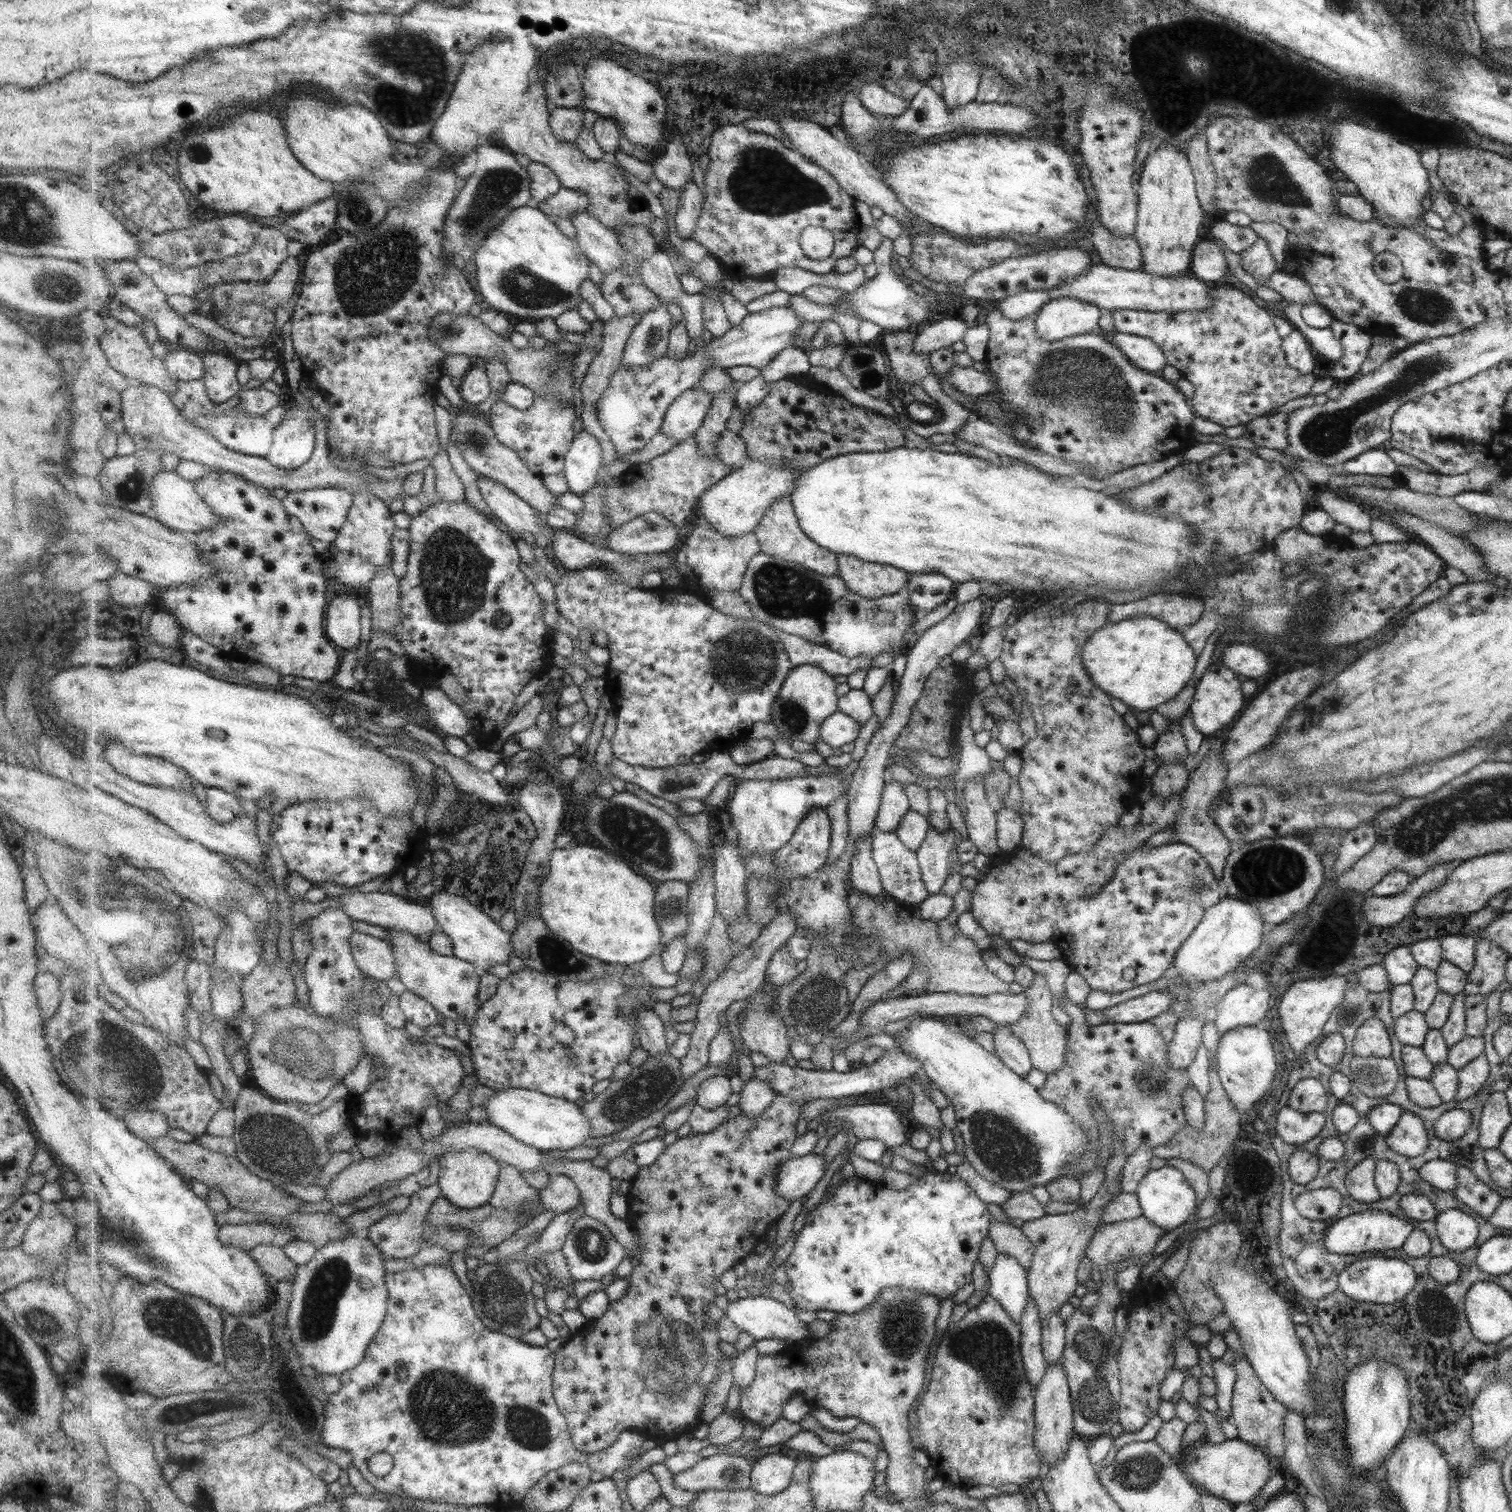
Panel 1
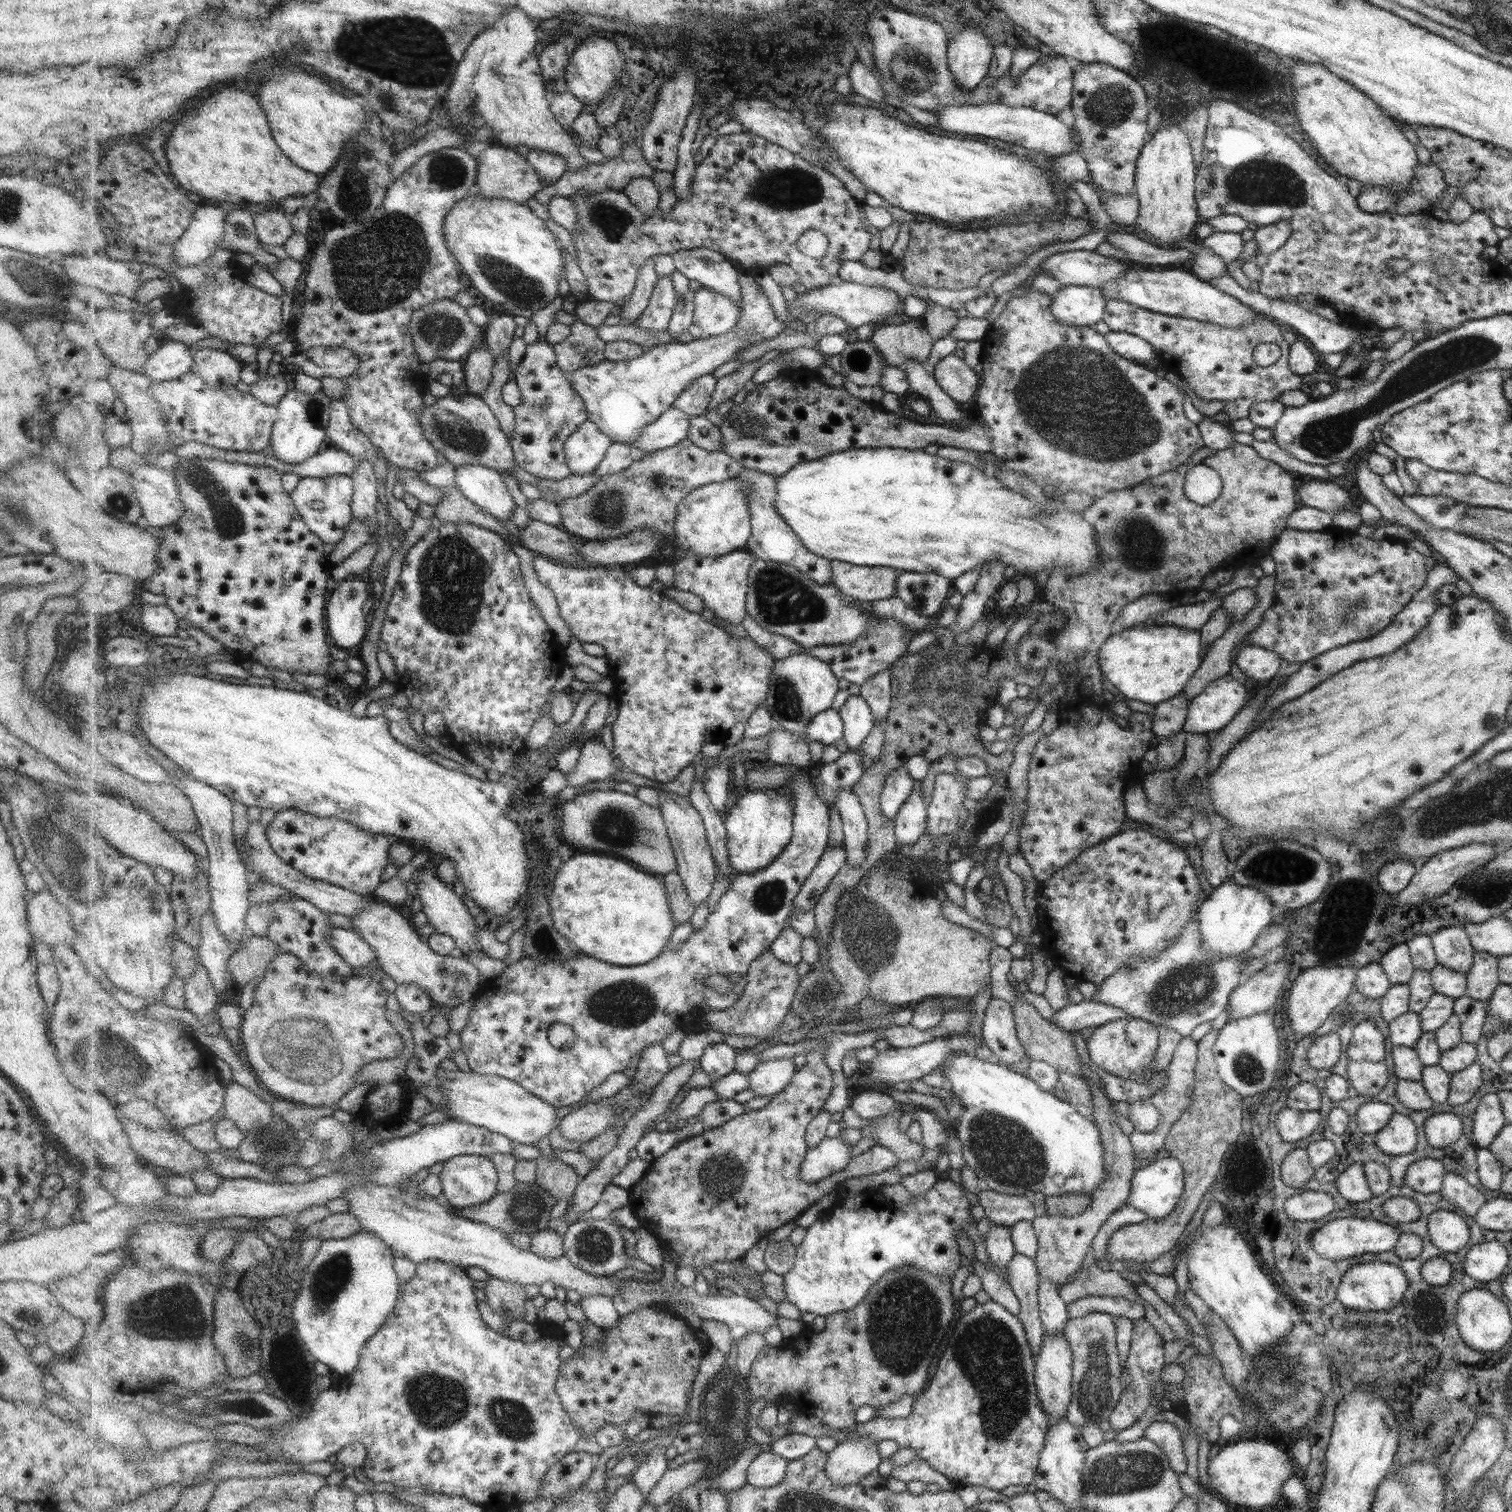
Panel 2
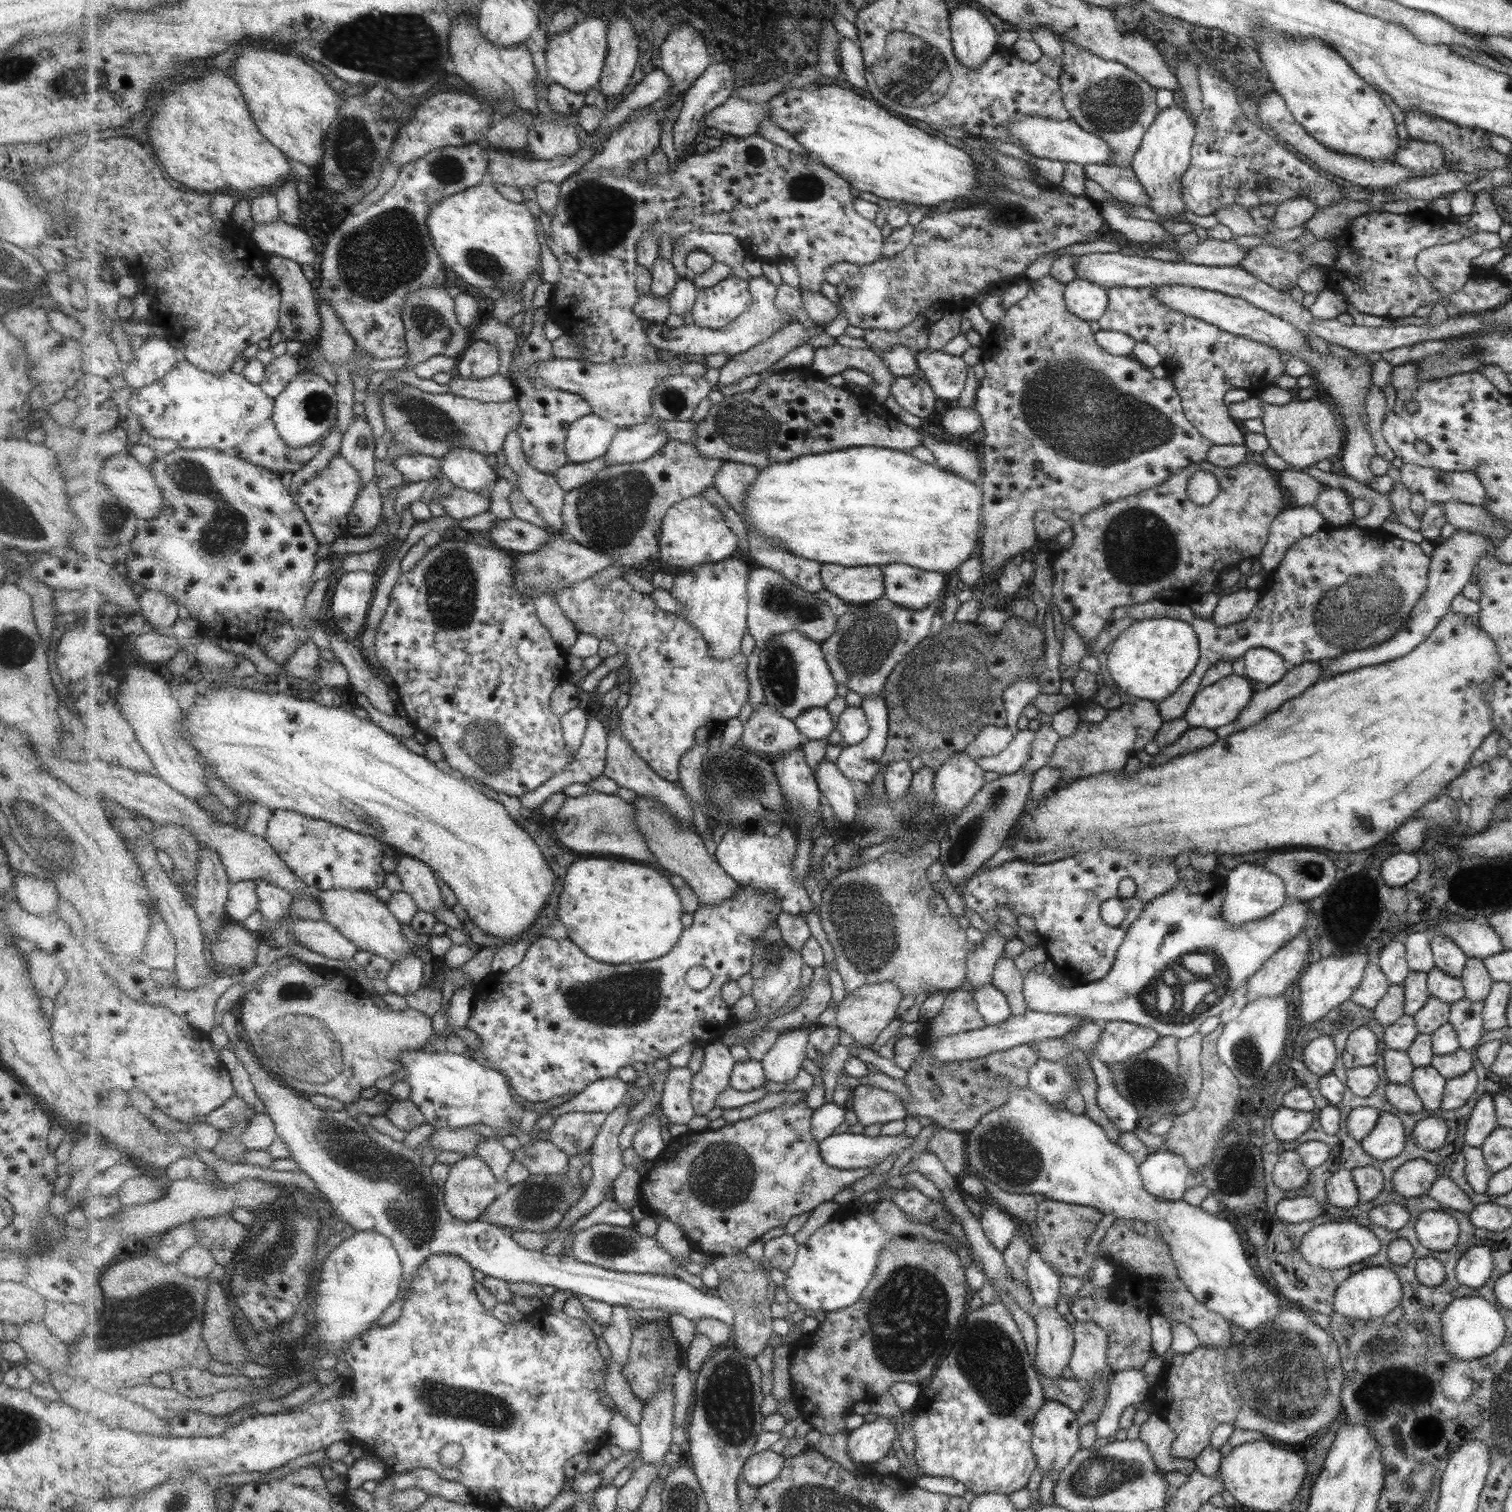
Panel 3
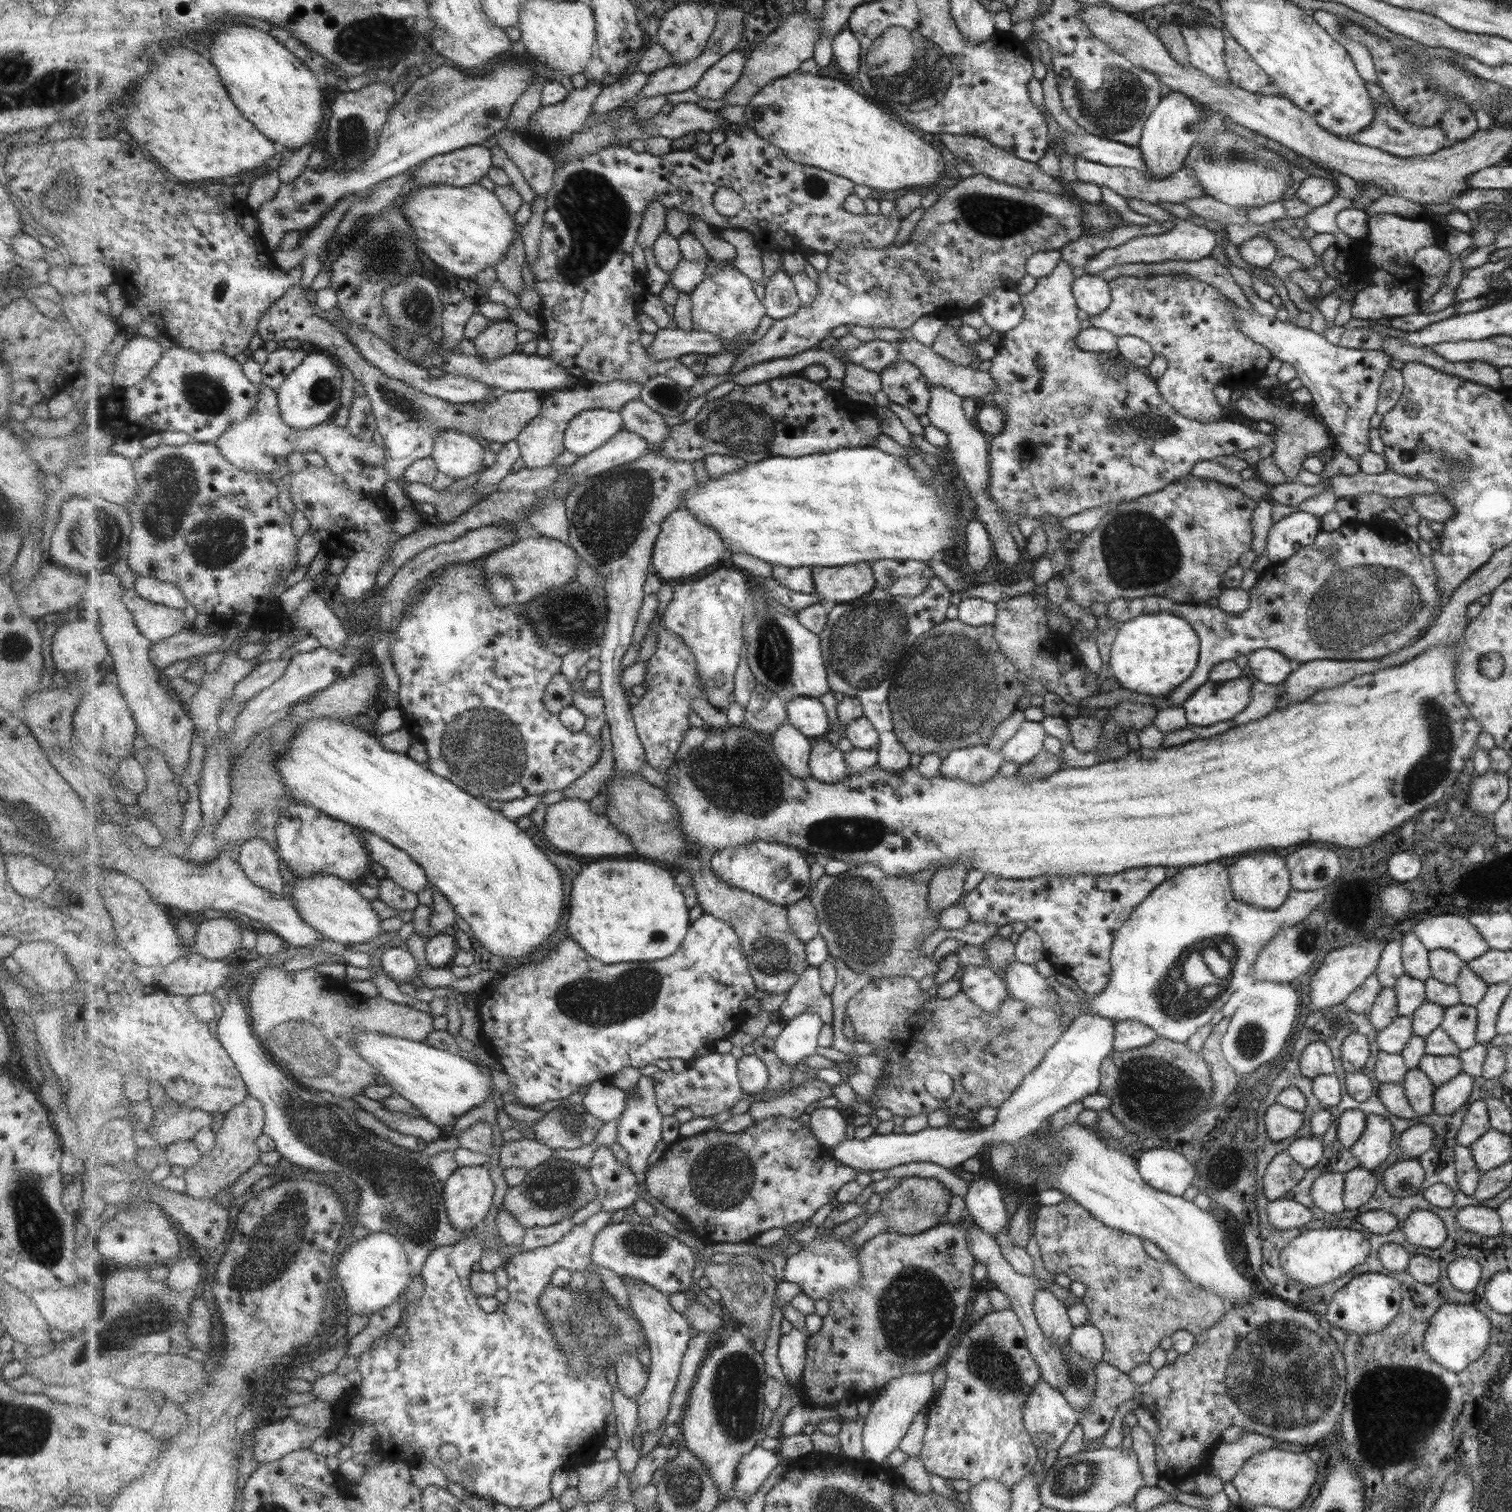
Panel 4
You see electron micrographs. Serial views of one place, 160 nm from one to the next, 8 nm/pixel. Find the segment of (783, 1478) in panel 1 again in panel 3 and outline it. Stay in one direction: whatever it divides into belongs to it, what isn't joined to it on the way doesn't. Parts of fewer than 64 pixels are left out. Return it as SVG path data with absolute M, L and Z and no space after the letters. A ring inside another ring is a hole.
M769 1448L749 1457L742 1470L742 1476L750 1487L757 1486L760 1488L777 1480L784 1469L785 1463L786 1458Z

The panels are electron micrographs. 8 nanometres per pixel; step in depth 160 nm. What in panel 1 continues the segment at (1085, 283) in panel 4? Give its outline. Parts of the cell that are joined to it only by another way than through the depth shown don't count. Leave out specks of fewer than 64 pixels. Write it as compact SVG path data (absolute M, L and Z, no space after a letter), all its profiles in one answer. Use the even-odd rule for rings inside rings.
M1063 295L1047 301L1036 313L1036 334L1048 341L1092 332L1099 307L1083 299Z

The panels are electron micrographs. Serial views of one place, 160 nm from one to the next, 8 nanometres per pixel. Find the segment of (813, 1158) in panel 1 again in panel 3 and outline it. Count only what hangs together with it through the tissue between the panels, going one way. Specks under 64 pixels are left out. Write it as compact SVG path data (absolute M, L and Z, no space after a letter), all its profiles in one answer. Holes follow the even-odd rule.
M837 1134L819 1144L822 1157L841 1170L871 1168L885 1162L892 1154L911 1145L905 1134L871 1137L861 1134Z

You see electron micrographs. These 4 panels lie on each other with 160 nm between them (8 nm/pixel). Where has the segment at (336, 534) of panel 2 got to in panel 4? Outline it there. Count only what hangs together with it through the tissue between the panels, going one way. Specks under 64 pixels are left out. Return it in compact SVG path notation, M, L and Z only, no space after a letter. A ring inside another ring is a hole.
M261 384L259 392L259 402L255 404L254 409L244 421L232 424L227 431L218 438L216 445L225 455L225 458L239 467L239 470L245 470L253 473L271 473L278 467L278 458L289 456L291 452L299 451L303 454L310 450L319 453L334 471L348 484L348 489L361 493L362 495L380 494L386 487L387 482L392 480L388 473L386 464L388 463L386 450L384 446L378 446L374 441L366 441L358 436L351 434L351 431L345 426L337 426L332 421L318 424L313 428L297 430L291 428L283 420L277 390Z

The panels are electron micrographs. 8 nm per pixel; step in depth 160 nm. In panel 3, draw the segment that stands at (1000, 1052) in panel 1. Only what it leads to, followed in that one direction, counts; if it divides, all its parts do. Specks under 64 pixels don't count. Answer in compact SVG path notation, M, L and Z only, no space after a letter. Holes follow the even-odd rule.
M991 983L969 989L975 1001L976 1011L986 1025L998 1025L1011 1014L1005 995Z

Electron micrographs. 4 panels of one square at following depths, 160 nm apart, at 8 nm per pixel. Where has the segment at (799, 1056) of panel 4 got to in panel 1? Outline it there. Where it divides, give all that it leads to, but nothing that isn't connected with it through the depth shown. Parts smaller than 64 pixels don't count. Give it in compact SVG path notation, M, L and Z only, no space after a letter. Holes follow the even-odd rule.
M751 1078L740 1093L738 1105L741 1108L741 1114L755 1118L763 1114L777 1096L777 1092L773 1088L769 1088L769 1082Z

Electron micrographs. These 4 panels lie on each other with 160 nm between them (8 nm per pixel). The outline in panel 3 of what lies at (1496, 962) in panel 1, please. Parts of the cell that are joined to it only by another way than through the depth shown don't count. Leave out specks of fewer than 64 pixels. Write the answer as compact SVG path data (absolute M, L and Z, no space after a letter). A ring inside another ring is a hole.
M1468 958L1458 978L1464 990L1464 998L1471 1002L1483 1002L1492 983L1490 974L1479 958Z

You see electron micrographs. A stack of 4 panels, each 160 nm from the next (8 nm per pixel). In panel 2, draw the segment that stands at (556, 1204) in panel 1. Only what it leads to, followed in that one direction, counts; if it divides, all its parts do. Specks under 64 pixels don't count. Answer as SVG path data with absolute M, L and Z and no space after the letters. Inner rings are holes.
M539 1155L535 1160L537 1165L537 1183L547 1192L551 1192L558 1201L569 1200L575 1192L581 1177L577 1170L560 1159Z

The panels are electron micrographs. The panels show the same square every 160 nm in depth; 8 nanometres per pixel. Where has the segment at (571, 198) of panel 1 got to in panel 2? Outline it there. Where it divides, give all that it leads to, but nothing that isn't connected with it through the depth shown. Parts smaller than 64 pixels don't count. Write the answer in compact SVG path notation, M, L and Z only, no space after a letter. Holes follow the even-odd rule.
M625 142L621 144L621 153L613 158L606 158L605 162L600 165L591 164L585 170L577 170L577 172L567 172L555 184L547 185L545 189L540 190L533 196L541 205L549 206L553 197L564 196L571 198L575 193L600 193L606 188L623 191L624 188L635 178L653 179L655 170L645 160L644 152L641 144L637 142Z

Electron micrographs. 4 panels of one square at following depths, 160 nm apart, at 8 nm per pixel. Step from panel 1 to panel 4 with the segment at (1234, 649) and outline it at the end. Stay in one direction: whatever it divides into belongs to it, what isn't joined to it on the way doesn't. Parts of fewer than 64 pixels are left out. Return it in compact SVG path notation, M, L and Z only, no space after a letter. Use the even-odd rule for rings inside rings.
M1260 649L1246 655L1246 670L1251 670L1257 681L1281 686L1295 669L1286 655L1270 649Z

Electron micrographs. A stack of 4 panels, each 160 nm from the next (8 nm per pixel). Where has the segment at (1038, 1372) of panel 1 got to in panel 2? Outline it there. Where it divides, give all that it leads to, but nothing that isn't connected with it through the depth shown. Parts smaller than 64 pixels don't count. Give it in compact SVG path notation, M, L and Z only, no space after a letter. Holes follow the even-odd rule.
M1015 1253L1013 1258L1007 1261L1004 1272L1006 1272L1008 1285L1020 1304L1020 1311L1016 1317L1024 1328L1032 1356L1035 1358L1045 1335L1043 1325L1039 1320L1041 1315L1038 1309L1036 1283L1039 1277L1038 1270L1032 1260Z

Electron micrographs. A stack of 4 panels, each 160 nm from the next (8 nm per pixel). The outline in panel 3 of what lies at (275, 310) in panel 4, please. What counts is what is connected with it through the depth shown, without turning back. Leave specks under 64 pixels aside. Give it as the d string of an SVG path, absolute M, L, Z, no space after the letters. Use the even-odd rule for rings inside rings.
M271 255L266 260L266 266L282 288L282 305L276 330L280 330L280 334L286 336L287 340L319 343L324 329L322 314L317 308L316 290L313 290L311 281L307 280L301 265L290 258ZM406 383L381 397L385 430L392 433L383 459L385 464L394 464L404 454L417 453L441 460L455 447L472 448L484 455L497 454L504 448L510 432L520 427L524 415L518 398L511 402L483 403L452 393L429 394ZM377 476L362 488L359 498L354 502L352 512L347 518L350 522L347 532L353 536L370 535L381 522L384 515L382 490L377 484Z

